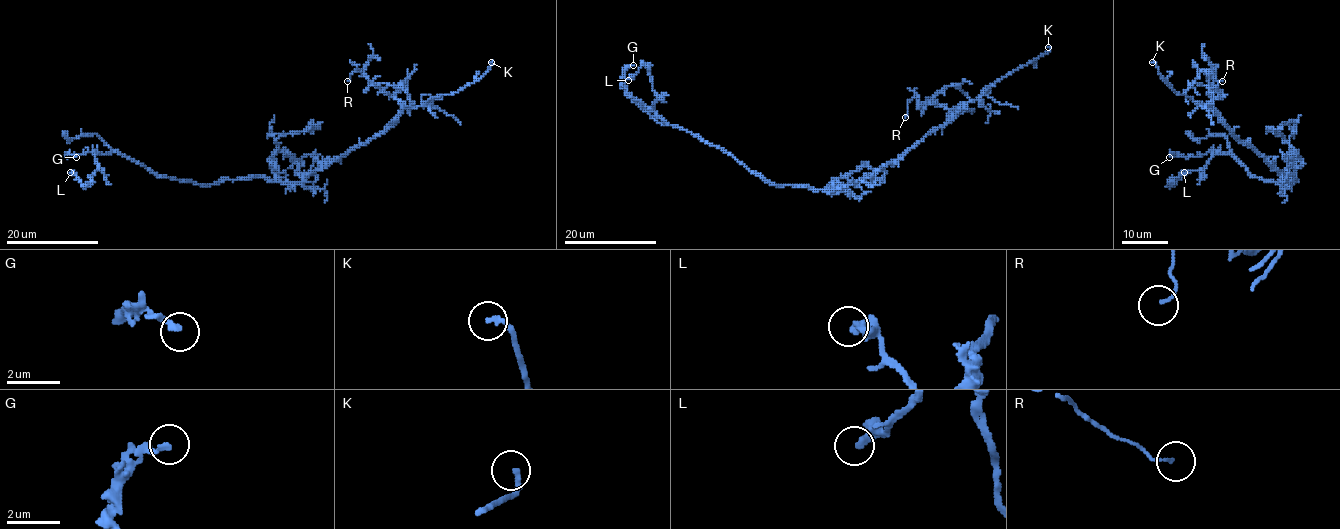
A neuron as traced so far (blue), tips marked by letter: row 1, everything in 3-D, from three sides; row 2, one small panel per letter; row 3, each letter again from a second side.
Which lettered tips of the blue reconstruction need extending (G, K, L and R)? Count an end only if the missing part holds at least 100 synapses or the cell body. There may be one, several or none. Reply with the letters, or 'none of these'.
K

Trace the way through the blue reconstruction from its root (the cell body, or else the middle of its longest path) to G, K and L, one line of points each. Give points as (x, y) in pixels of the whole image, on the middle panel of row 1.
G: (833, 191), (765, 182), (716, 146), (678, 127), (667, 124), (628, 92), (624, 73), (633, 65)
K: (833, 191), (896, 162), (940, 128), (963, 104), (974, 101), (1001, 78), (1048, 52), (1048, 47)
L: (833, 191), (765, 182), (716, 146), (667, 124), (653, 109), (656, 94), (645, 66), (628, 80)

